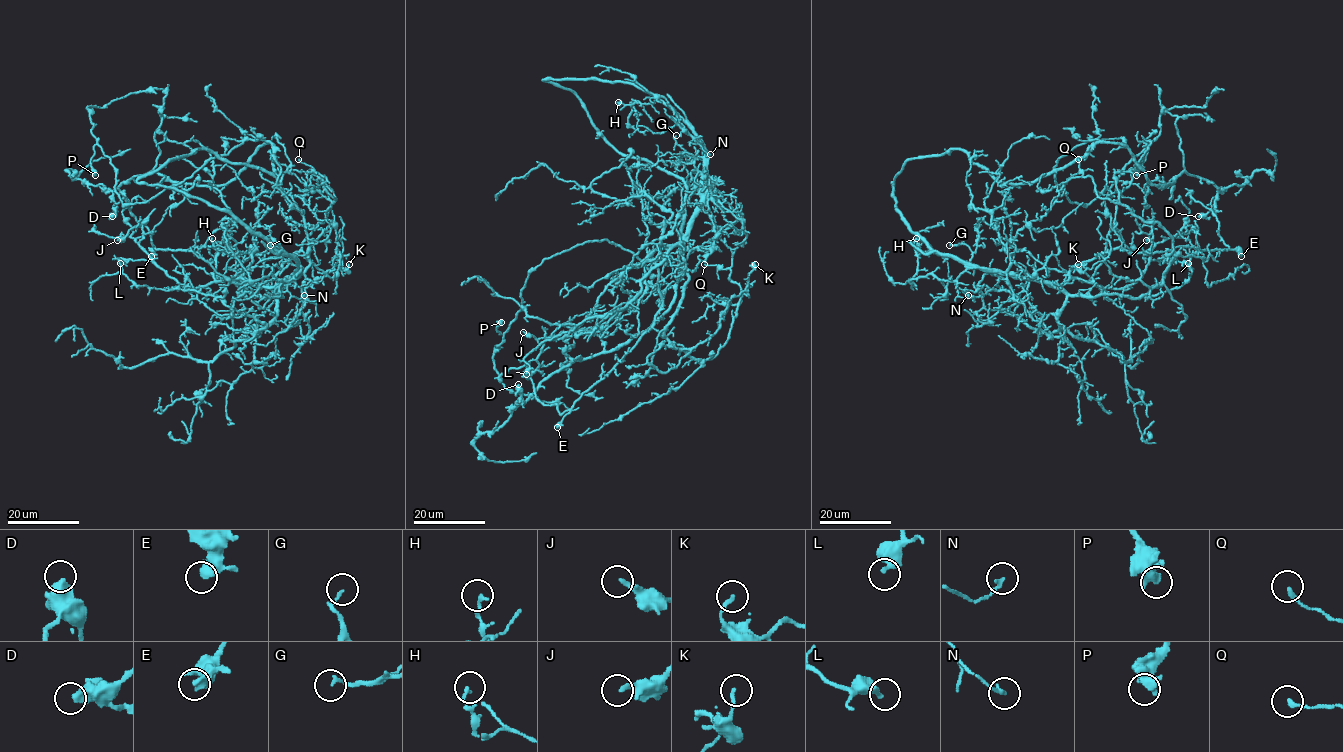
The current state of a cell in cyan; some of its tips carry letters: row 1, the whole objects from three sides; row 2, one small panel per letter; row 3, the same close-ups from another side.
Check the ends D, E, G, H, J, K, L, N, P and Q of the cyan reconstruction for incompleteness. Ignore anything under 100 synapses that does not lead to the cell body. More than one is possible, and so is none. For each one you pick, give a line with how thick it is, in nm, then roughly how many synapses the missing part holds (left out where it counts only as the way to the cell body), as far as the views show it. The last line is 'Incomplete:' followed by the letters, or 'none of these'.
Incomplete: none of these

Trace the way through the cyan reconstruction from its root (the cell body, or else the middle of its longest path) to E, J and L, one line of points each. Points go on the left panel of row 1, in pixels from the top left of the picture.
E: (279, 181), (303, 215), (303, 273), (252, 285), (243, 271), (256, 248), (151, 256)
J: (279, 181), (303, 215), (309, 267), (273, 287), (228, 279), (188, 288), (139, 244), (140, 226), (117, 240)
L: (279, 181), (303, 215), (303, 273), (273, 287), (228, 279), (188, 288), (151, 261), (120, 263)

